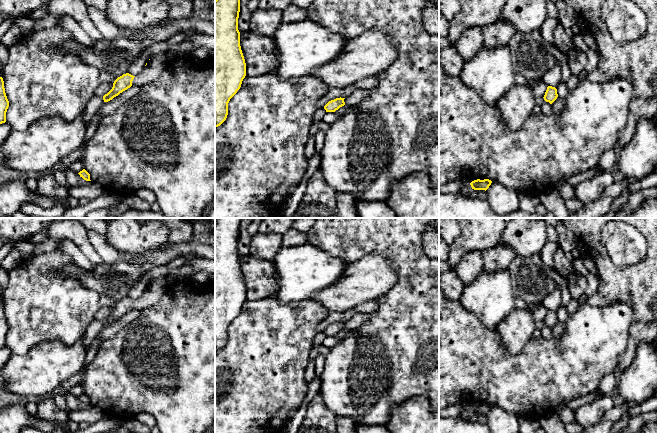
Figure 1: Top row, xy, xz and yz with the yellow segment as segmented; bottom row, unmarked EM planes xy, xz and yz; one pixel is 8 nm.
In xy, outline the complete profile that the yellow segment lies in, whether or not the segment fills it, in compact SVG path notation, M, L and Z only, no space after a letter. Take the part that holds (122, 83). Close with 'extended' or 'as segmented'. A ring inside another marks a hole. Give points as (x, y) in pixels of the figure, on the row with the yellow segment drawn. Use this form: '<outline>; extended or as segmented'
M126 73L118 77L114 83L112 89L103 96L104 102L112 100L114 97L118 96L123 91L127 90L132 86L132 81L135 76Z; as segmented

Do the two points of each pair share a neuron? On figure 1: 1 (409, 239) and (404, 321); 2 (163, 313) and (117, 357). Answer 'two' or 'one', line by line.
1: one
2: one

